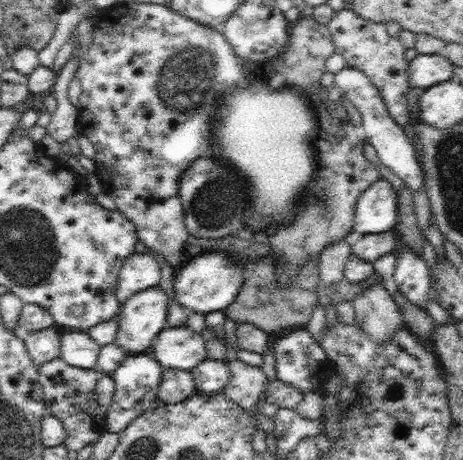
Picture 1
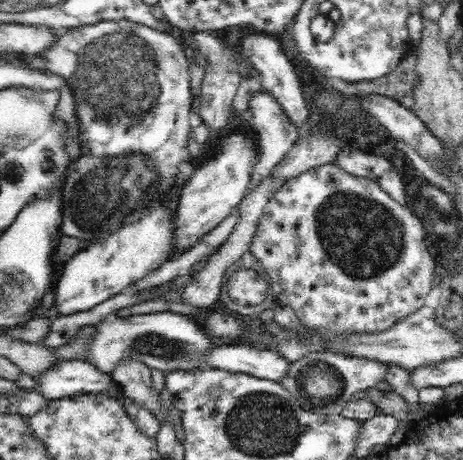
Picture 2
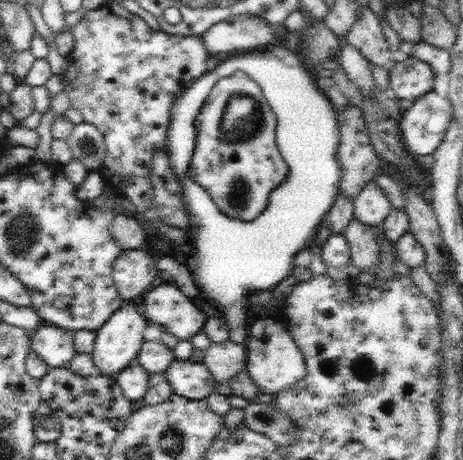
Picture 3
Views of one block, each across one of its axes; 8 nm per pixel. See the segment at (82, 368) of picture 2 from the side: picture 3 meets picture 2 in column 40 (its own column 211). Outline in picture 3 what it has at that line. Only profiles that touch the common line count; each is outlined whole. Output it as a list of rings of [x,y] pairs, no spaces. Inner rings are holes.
[[[173,360],[173,364],[163,372],[173,394],[187,400],[205,400],[215,392],[215,378],[207,366],[193,360]]]

